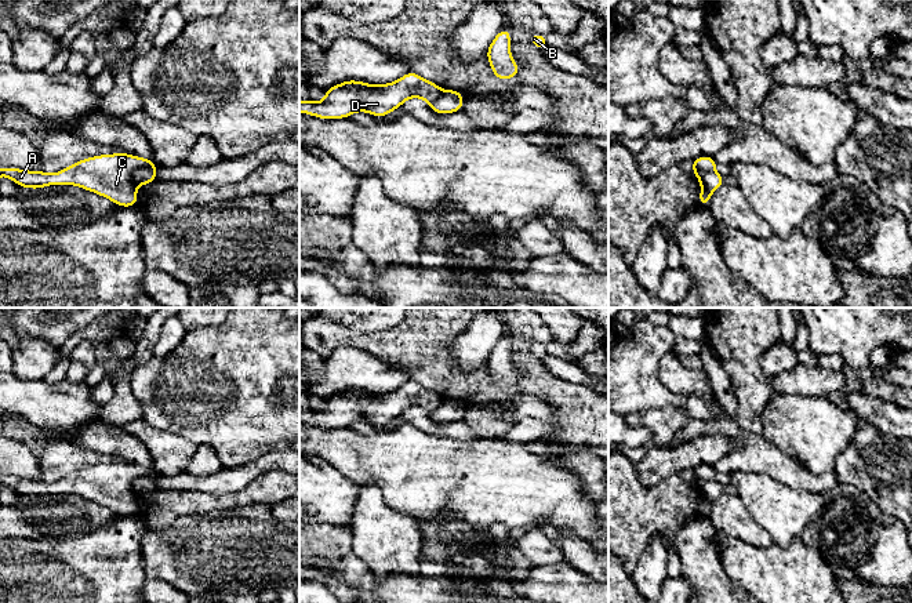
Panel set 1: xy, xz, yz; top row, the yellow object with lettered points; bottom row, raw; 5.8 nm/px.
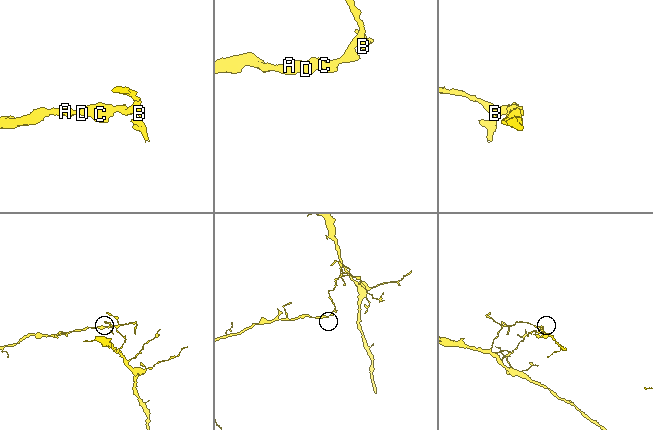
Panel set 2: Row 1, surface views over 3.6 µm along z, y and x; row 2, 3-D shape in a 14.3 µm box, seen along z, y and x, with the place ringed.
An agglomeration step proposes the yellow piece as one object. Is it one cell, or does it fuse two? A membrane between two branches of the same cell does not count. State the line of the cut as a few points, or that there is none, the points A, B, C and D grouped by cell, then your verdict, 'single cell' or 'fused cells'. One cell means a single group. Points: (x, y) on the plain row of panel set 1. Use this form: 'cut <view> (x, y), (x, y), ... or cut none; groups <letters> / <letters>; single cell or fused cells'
cut xy (155, 473), (138, 476), (133, 482), (134, 496); groups A C D / B; fused cells

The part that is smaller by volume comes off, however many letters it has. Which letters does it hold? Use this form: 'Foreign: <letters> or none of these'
Foreign: A, C, D

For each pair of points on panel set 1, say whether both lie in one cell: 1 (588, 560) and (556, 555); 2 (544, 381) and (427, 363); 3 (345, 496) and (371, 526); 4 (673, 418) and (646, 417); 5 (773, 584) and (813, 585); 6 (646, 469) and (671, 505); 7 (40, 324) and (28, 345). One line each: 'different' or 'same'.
1: different
2: same
3: different
4: same
5: same
6: different
7: different

